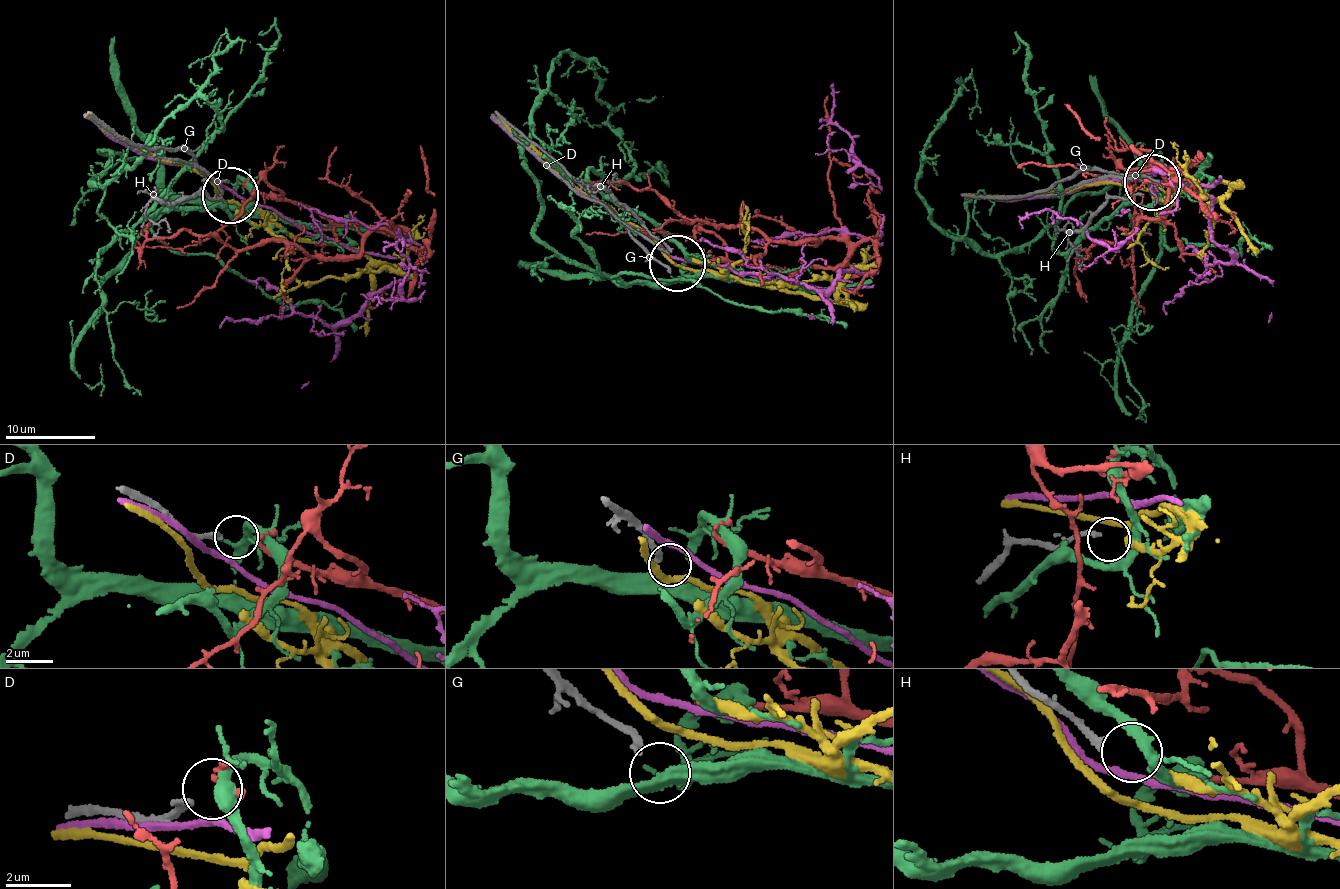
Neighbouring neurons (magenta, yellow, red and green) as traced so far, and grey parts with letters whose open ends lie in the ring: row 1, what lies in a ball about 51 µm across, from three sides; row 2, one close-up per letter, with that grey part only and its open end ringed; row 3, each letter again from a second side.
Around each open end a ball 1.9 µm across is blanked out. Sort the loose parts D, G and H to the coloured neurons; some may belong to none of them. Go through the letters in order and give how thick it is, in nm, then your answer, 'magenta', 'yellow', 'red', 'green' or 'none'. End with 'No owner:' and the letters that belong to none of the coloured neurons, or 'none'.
D: 240 nm thick; red
G: 200 nm thick; green
H: 200 nm thick; yellow
No owner: none

